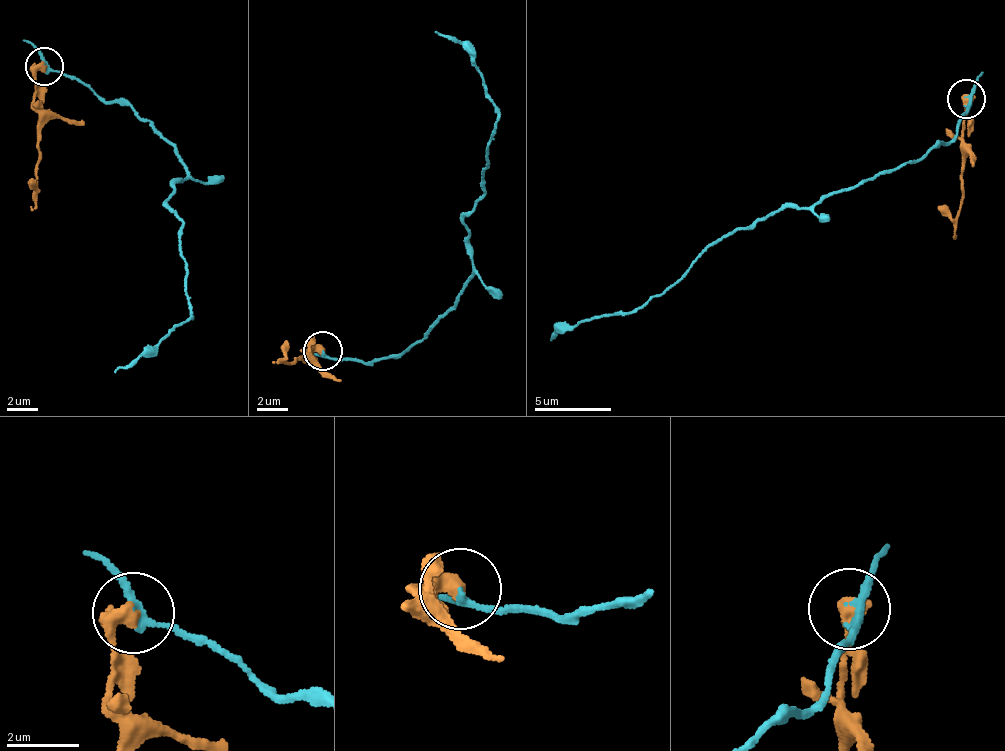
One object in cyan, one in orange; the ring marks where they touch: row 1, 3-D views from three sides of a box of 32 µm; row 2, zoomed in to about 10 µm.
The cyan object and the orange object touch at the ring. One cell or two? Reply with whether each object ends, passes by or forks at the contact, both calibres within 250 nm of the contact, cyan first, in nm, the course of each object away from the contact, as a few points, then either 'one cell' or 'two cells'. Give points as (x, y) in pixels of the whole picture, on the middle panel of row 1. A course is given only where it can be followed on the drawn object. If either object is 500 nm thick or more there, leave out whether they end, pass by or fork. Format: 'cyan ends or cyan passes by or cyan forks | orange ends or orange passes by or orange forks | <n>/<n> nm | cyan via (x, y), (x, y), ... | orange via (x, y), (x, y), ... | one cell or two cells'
220/500 nm | cyan via (324, 351), (367, 363), (399, 358), (474, 270), (465, 217), (483, 190), (498, 107), (471, 53), (434, 33) | orange via (323, 352), (314, 349), (292, 361), (272, 362) | two cells

